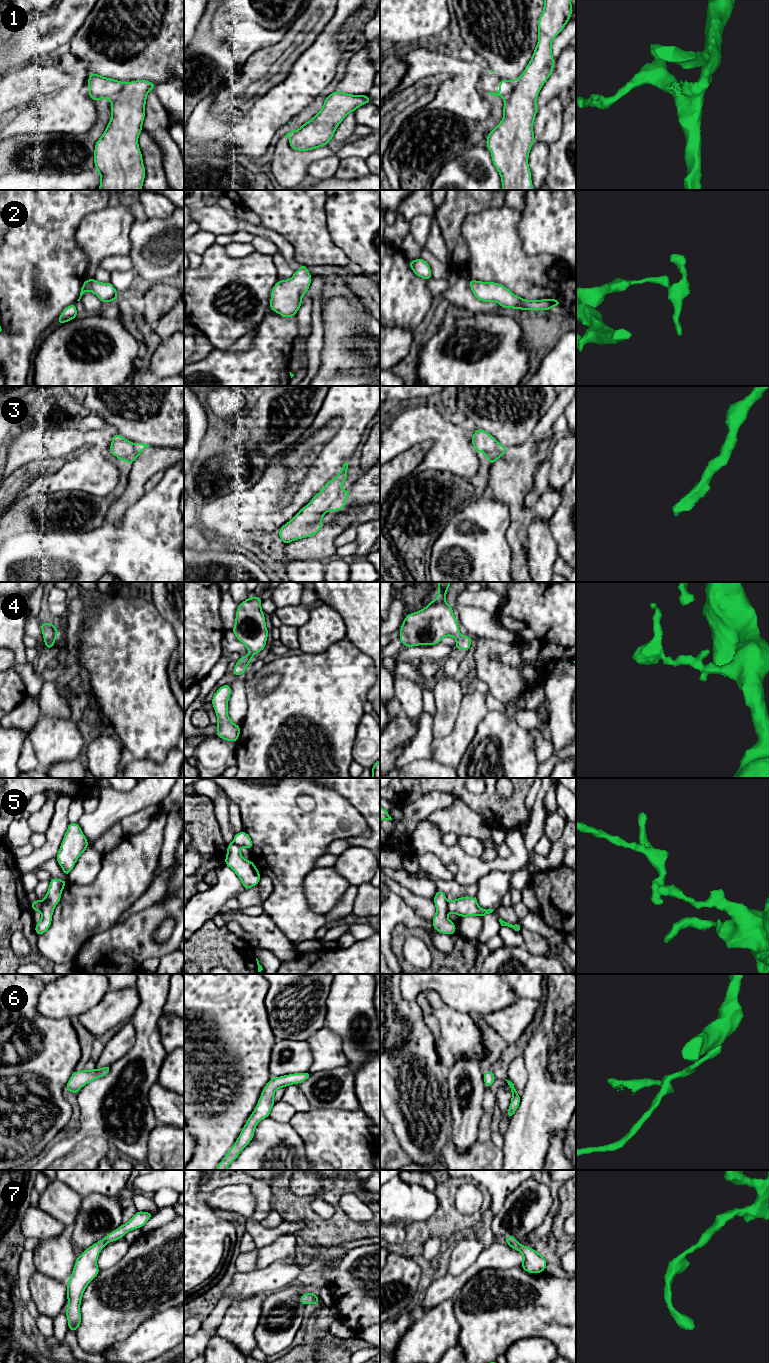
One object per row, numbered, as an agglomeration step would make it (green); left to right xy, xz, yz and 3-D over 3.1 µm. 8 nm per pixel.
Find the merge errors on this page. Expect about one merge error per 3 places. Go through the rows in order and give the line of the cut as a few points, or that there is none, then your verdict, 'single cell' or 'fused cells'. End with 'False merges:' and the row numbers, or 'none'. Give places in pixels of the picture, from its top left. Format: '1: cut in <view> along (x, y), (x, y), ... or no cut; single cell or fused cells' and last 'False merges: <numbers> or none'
1: cut in yz along (520, 76), (516, 86), (505, 100); fused cells
2: no cut; single cell
3: no cut; single cell
4: no cut; single cell
5: cut in yz along (447, 901), (447, 909), (449, 911); fused cells
6: no cut; single cell
7: no cut; single cell
False merges: 1, 5

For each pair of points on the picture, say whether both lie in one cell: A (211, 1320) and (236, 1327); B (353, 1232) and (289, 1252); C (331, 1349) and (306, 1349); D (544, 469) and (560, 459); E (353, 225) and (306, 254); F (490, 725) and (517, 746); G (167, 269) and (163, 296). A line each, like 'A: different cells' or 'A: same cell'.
A: different cells
B: different cells
C: same cell
D: different cells
E: different cells
F: same cell
G: different cells

